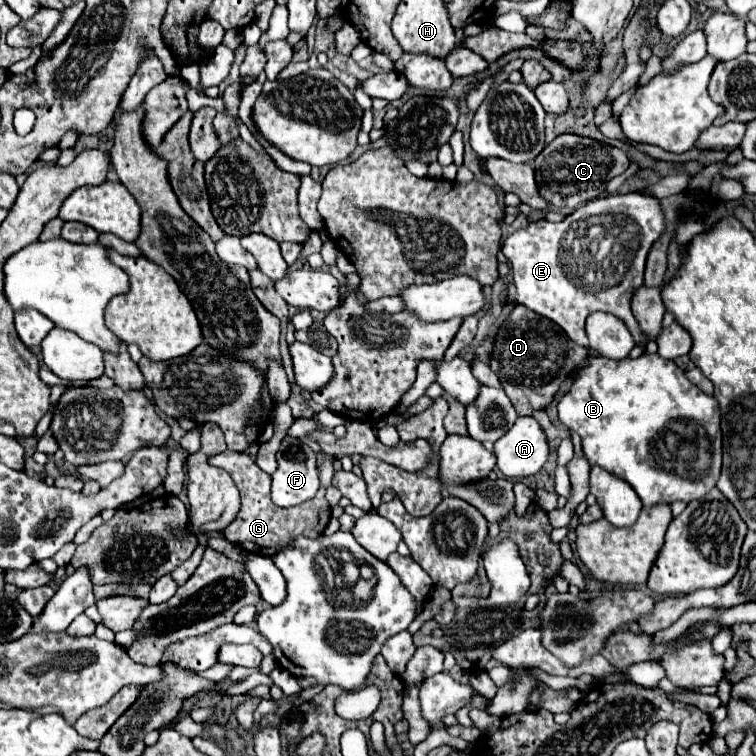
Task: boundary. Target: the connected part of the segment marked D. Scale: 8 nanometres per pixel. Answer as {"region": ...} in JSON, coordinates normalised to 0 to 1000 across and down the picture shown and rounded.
{"region":[[[681,405],[655,442],[655,460],[647,484],[660,497],[668,519],[679,526],[687,550],[705,550],[708,542],[721,542],[745,503],[776,474],[776,460],[763,458],[726,421],[705,415],[694,405]]]}

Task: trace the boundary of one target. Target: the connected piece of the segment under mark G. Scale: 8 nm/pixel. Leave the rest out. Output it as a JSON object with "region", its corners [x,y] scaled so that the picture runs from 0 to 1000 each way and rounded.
{"region":[[[298,595],[287,603],[276,606],[279,616],[295,619],[306,627],[306,632],[313,638],[313,646],[319,651],[319,675],[316,683],[300,696],[298,701],[298,712],[306,720],[319,720],[321,728],[329,728],[335,733],[343,735],[361,735],[366,733],[366,728],[372,728],[372,722],[377,722],[377,717],[382,712],[390,712],[393,706],[401,706],[406,712],[422,712],[438,685],[438,669],[430,659],[430,648],[438,643],[443,622],[440,622],[440,608],[438,603],[430,603],[430,598],[425,598],[425,646],[419,651],[419,656],[398,669],[390,672],[369,672],[358,664],[358,630],[353,624],[348,624],[337,608],[332,608],[329,601],[324,598],[308,598],[308,595]]]}

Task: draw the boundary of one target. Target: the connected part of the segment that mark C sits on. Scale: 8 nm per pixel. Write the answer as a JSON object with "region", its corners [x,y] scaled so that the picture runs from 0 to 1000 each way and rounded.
{"region":[[[742,177],[705,212],[713,257],[731,270],[734,278],[766,275],[779,265],[795,262],[800,257],[803,241],[824,230],[832,222],[835,212],[821,196],[798,190],[784,183],[763,177]]]}

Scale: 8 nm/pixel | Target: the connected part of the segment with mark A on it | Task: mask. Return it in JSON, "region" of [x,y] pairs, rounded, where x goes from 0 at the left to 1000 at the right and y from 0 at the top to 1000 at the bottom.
{"region":[[[684,553],[681,563],[655,585],[657,619],[671,635],[697,632],[716,622],[726,603],[726,587],[708,553]]]}

